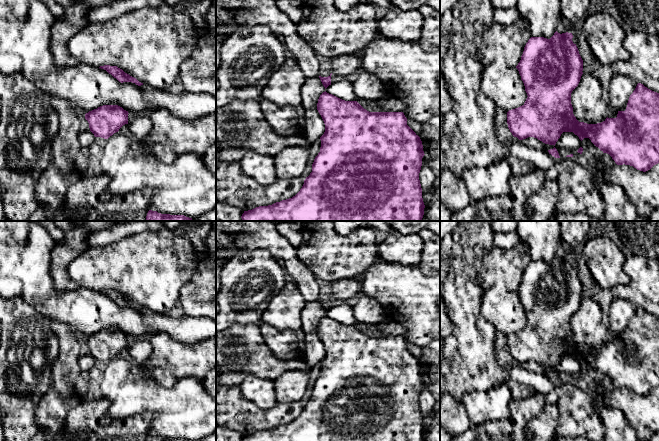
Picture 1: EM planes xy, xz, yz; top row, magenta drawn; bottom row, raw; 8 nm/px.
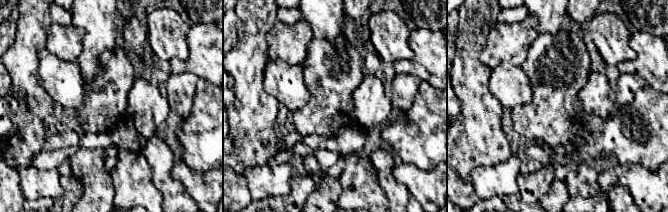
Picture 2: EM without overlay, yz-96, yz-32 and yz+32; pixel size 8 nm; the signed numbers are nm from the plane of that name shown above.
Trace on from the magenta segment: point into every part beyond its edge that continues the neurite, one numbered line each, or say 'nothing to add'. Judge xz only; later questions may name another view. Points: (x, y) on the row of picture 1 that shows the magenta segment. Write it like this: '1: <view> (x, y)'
nothing to add

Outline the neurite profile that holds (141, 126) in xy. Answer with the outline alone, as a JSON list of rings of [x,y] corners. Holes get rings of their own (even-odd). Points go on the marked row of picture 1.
[[[146,115],[135,117],[128,126],[133,138],[142,142],[142,140],[151,132],[153,123],[149,115]]]

